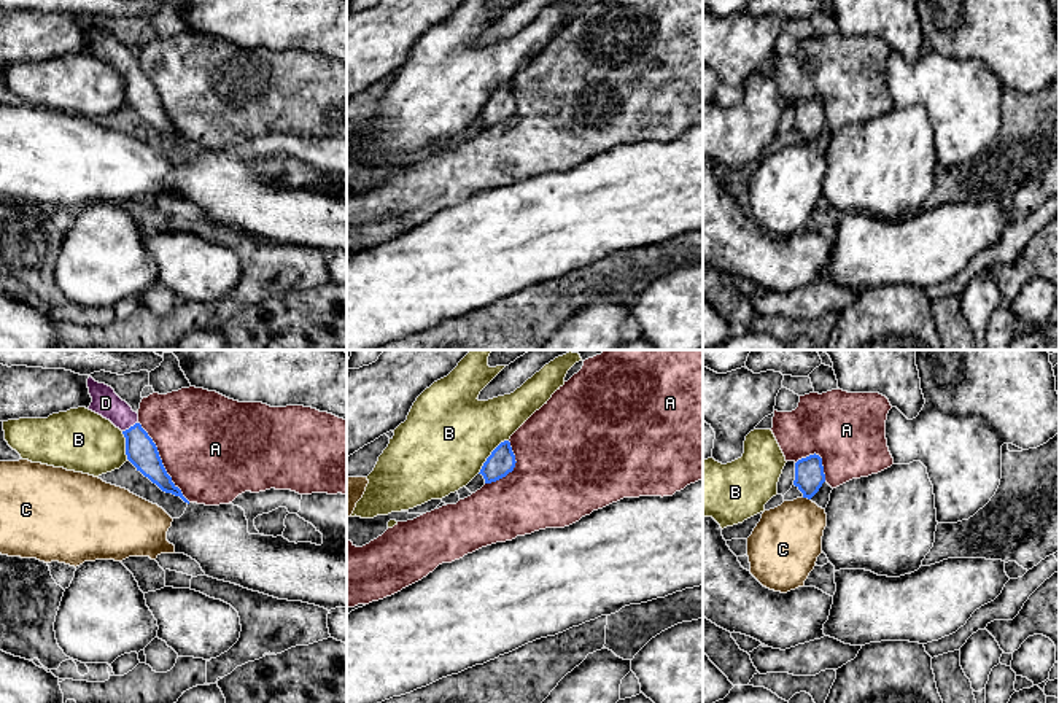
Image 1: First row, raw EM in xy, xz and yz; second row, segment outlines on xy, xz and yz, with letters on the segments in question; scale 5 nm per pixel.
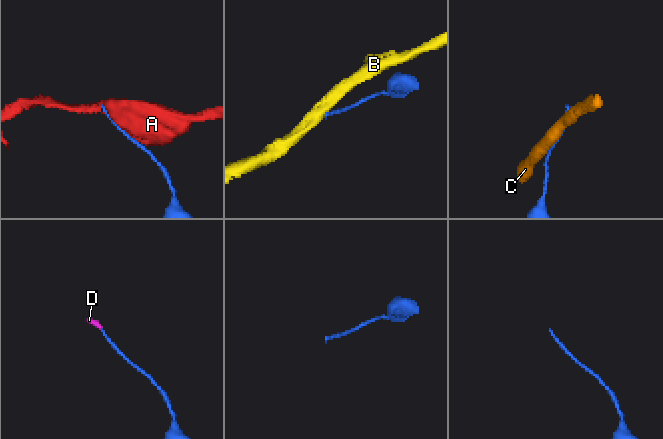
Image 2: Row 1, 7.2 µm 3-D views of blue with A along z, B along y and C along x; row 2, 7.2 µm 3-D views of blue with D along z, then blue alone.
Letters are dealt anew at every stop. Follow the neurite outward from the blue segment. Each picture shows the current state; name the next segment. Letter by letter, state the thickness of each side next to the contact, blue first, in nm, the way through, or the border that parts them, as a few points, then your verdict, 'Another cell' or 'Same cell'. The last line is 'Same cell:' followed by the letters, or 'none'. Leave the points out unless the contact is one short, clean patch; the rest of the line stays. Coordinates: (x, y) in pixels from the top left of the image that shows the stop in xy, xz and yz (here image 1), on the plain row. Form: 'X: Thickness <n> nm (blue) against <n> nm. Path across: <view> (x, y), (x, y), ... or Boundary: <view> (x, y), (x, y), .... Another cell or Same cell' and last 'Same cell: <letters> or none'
A: Thickness 160 nm (blue) against 500 nm. Another cell
B: Thickness 140 nm (blue) against 460 nm. Boundary: xz (508, 83), (492, 96), (477, 116). Another cell
C: Thickness 150 nm (blue) against 340 nm. Another cell
D: Thickness 160 nm (blue) against 140 nm. Path across: xy (142, 96), (131, 70), (105, 46). Same cell
Same cell: D

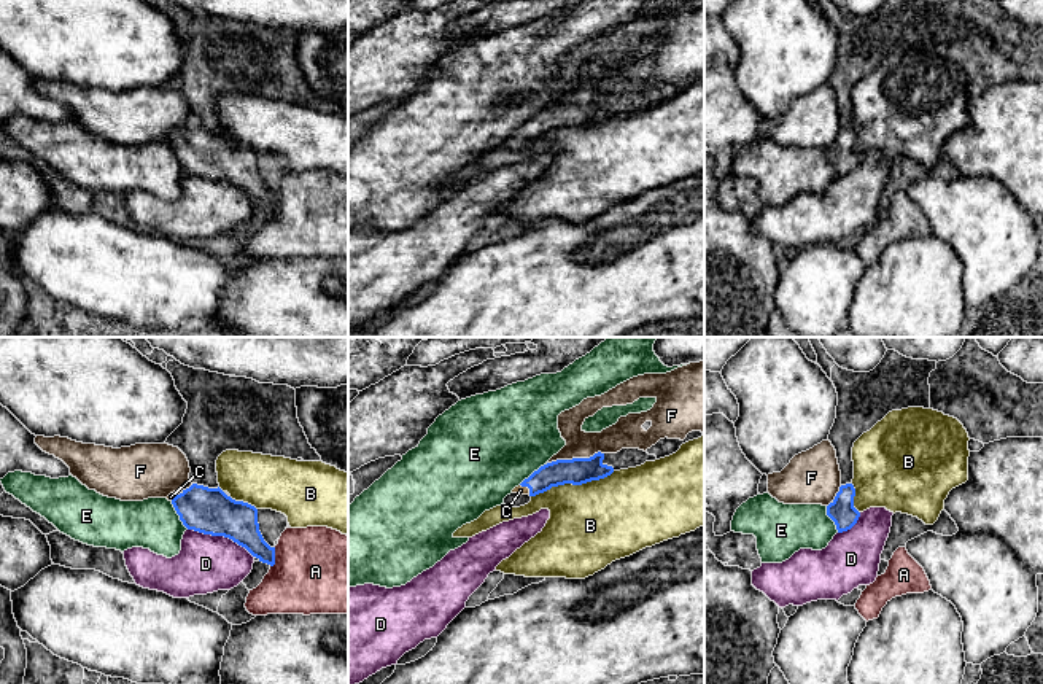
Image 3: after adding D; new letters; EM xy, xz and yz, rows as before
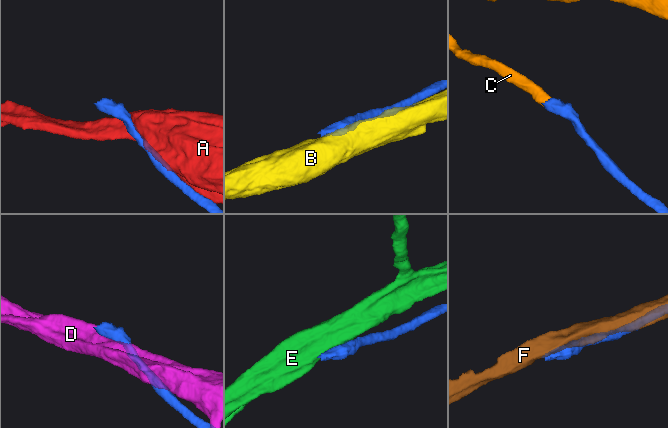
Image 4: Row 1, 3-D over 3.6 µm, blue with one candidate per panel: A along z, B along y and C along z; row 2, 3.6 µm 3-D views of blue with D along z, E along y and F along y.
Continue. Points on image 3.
A: Thickness 190 nm (blue) against 440 nm. Another cell
B: Thickness 140 nm (blue) against 420 nm. Boundary: xz (614, 115), (581, 128), (552, 129), (531, 140). Another cell
C: Thickness 240 nm (blue) against 40 nm. Path across: xy (210, 155), (191, 148), (180, 137), (170, 140). Same cell
D: Thickness 240 nm (blue) against 300 nm. Another cell
E: Thickness 240 nm (blue) against 260 nm. Another cell
F: Thickness 140 nm (blue) against 140 nm. Boundary: xz (603, 96), (595, 96), (589, 101), (557, 102), (547, 107). Another cell
Same cell: C

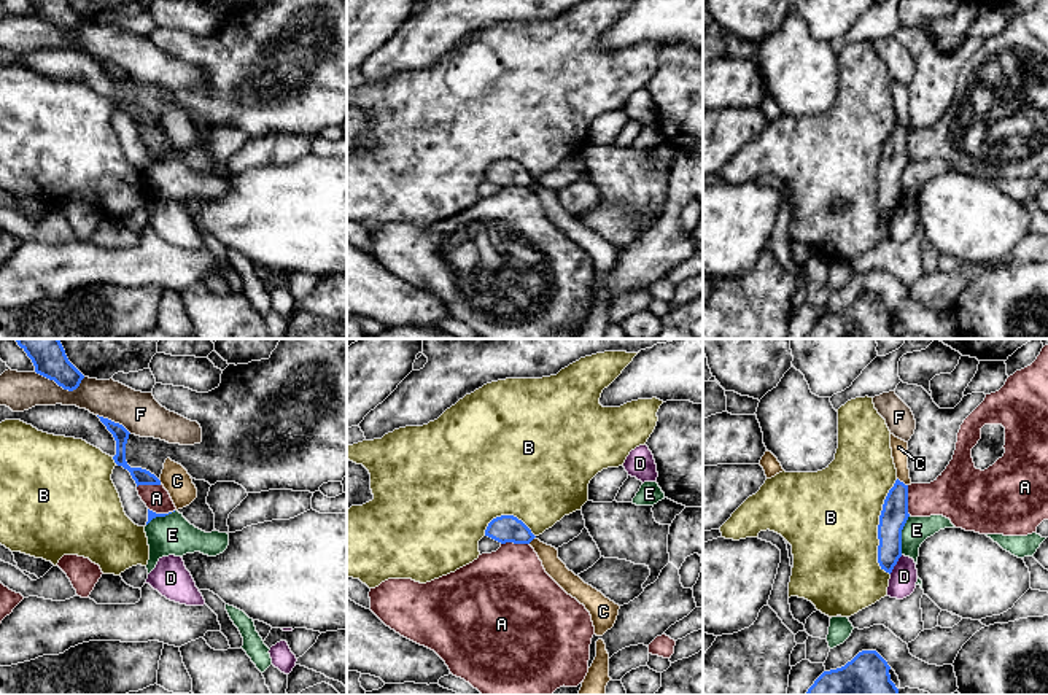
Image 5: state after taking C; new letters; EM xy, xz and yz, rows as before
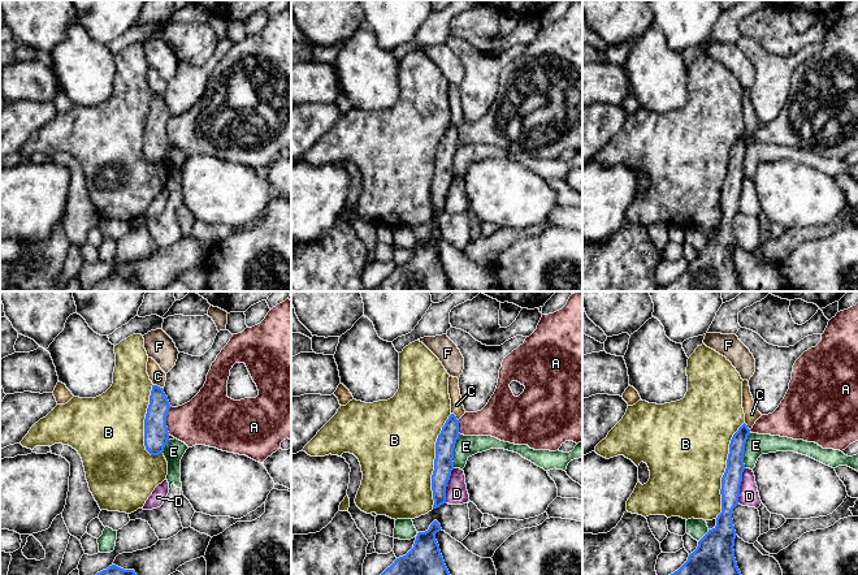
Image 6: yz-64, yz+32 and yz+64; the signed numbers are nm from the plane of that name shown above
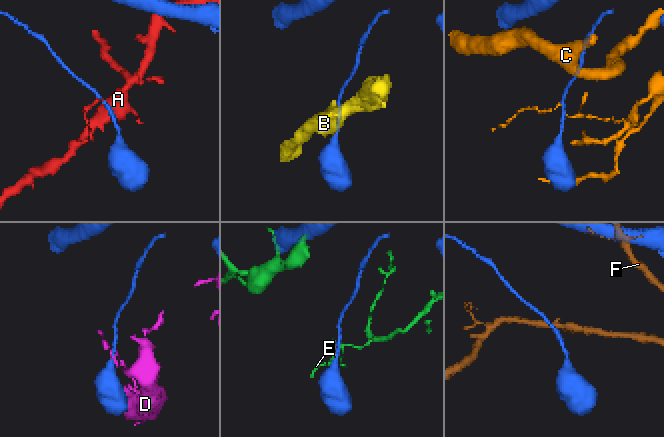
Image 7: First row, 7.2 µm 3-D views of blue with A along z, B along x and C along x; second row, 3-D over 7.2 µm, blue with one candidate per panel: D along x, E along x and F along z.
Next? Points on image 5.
A: Thickness 140 nm (blue) against 260 nm. Another cell
B: Thickness 140 nm (blue) against 480 nm. Another cell
C: Thickness 140 nm (blue) against 80 nm. Another cell
D: Thickness 140 nm (blue) against 140 nm. Boundary: yz (902, 199), (889, 217). Another cell
E: Thickness 140 nm (blue) against 140 nm. Another cell
F: Thickness 130 nm (blue) against 200 nm. Another cell
Same cell: none

